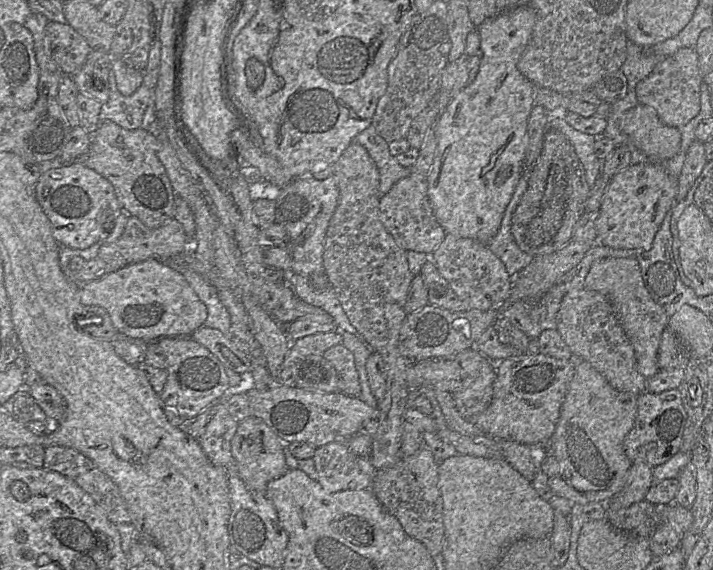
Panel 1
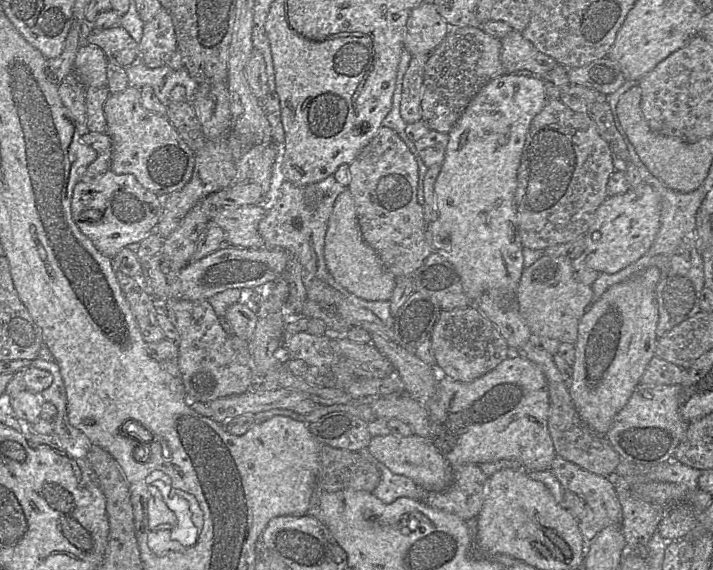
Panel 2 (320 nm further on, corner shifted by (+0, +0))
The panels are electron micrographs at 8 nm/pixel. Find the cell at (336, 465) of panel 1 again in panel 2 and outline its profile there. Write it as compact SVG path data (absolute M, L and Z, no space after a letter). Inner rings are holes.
M376 463L376 465L381 472L381 480L372 493L379 500L385 504L391 504L401 497L425 501L426 490L412 479L392 473L381 463Z

